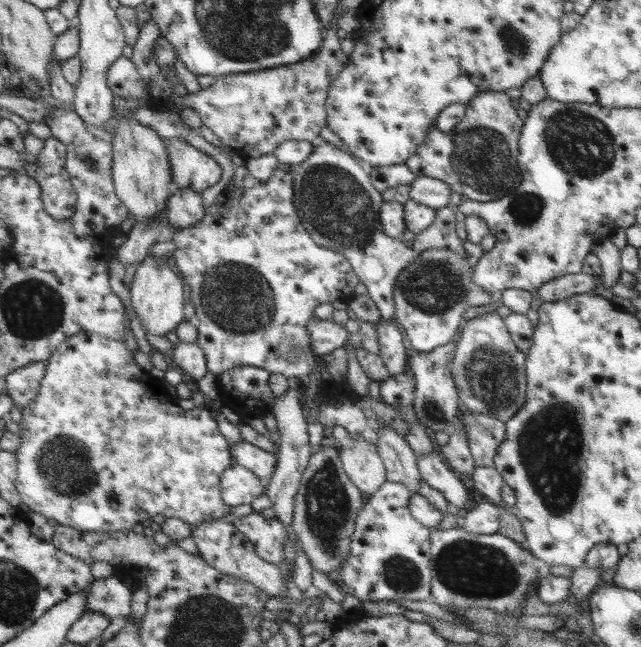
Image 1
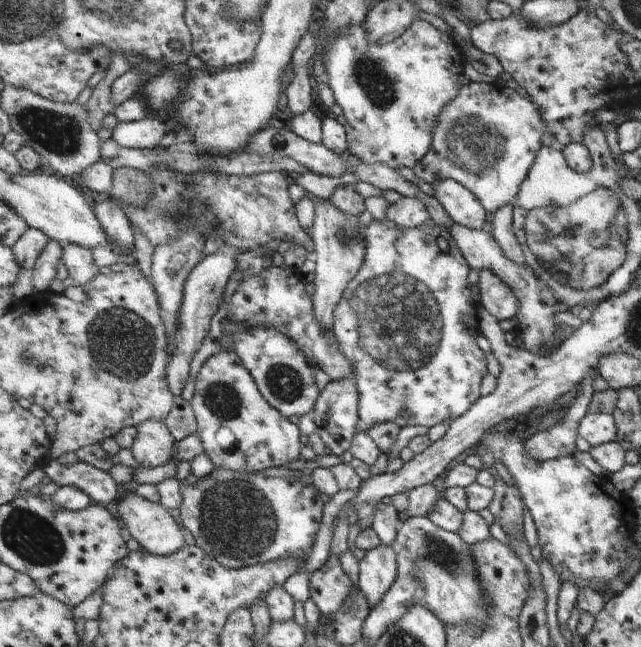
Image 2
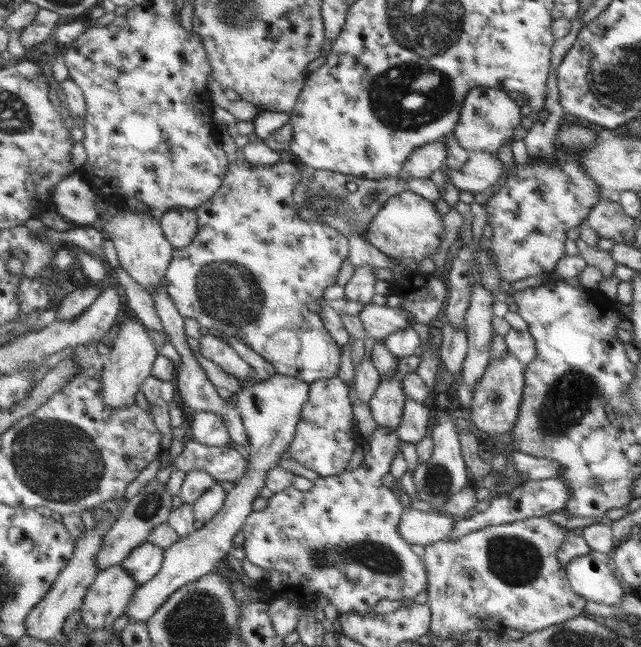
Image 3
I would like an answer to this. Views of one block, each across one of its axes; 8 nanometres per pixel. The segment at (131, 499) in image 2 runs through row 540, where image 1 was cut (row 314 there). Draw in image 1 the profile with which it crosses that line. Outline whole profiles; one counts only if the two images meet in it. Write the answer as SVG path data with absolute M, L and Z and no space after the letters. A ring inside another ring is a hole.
M149 254L147 260L137 268L133 284L131 284L131 306L147 334L169 336L181 322L185 322L183 318L189 308L185 308L185 286L183 284L185 284L183 278L179 278L169 268L169 264L157 258L155 254Z

